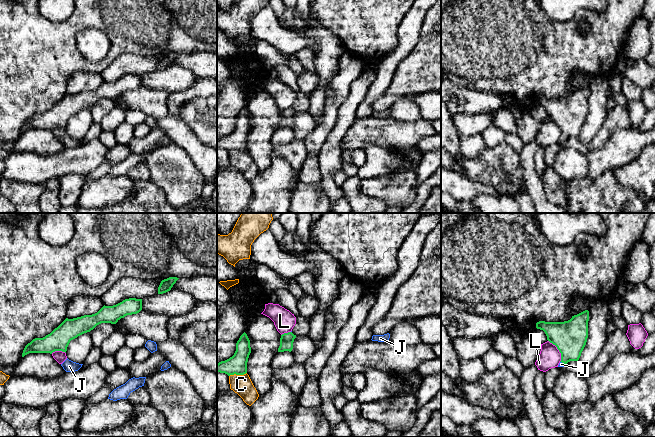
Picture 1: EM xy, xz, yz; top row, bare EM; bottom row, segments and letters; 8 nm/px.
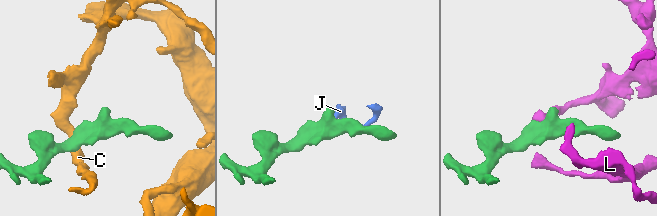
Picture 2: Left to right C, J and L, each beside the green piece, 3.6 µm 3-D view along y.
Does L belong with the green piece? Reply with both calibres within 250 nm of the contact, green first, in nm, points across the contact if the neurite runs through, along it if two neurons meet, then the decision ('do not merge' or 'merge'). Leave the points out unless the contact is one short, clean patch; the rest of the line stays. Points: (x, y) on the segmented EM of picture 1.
260 nm thick on the green side, 170 nm on the other; border along yz (548, 340), (560, 353), (560, 361); do not merge

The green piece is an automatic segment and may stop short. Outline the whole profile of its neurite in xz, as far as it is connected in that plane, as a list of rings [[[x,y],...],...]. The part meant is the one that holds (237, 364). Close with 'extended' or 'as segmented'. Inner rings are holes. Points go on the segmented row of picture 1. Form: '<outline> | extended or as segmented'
[[[244,332],[236,343],[236,351],[232,357],[217,364],[217,372],[230,375],[247,373],[247,362],[251,353],[250,340]]] | as segmented

